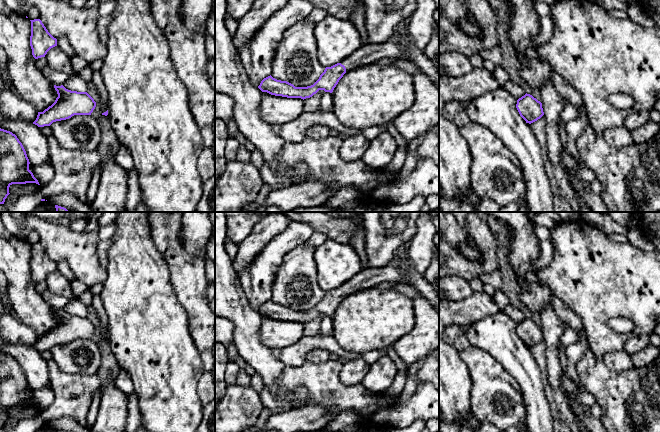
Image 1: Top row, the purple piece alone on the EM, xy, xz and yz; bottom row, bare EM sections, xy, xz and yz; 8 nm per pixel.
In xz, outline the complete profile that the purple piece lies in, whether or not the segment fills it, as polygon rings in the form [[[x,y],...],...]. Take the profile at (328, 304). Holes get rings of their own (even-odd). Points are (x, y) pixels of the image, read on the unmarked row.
[[[411,240],[404,243],[395,254],[392,262],[383,268],[370,268],[361,270],[357,275],[331,291],[326,291],[319,303],[311,310],[295,311],[287,305],[273,302],[271,299],[264,302],[258,312],[262,316],[287,322],[306,323],[312,321],[319,314],[332,317],[343,299],[351,294],[366,288],[376,287],[382,282],[397,282],[408,284],[405,274],[409,265],[405,253],[411,245]]]

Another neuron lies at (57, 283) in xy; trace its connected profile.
[[[58,270],[51,272],[45,279],[48,290],[69,300],[77,299],[71,289],[70,281]]]

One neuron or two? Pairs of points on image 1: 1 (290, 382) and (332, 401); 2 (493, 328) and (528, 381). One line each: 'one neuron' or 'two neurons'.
1: one neuron
2: one neuron

